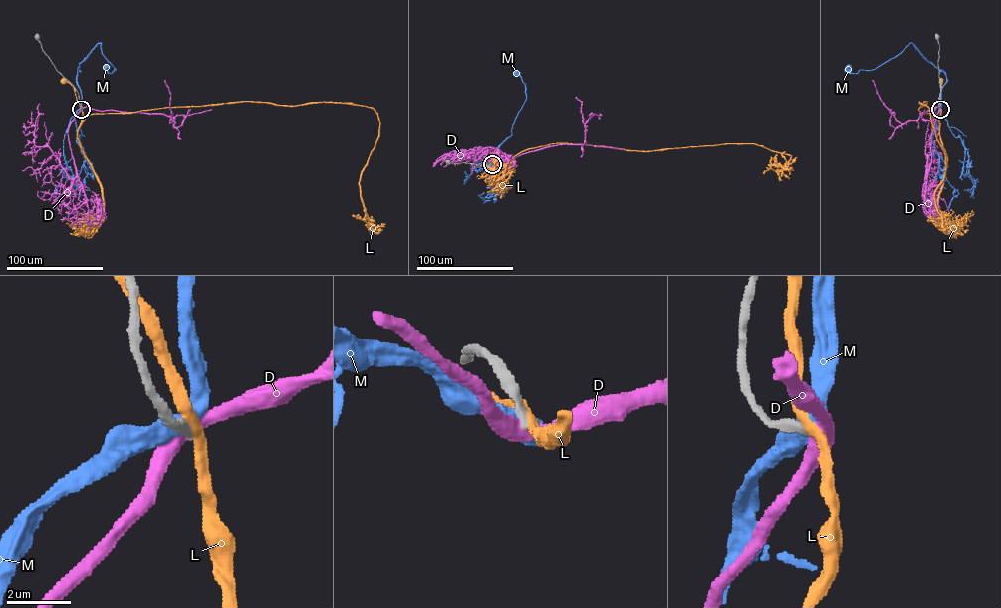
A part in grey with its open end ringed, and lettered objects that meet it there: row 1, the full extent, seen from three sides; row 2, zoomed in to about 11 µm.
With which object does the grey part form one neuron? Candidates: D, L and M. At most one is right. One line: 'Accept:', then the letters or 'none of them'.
Accept: none of them

